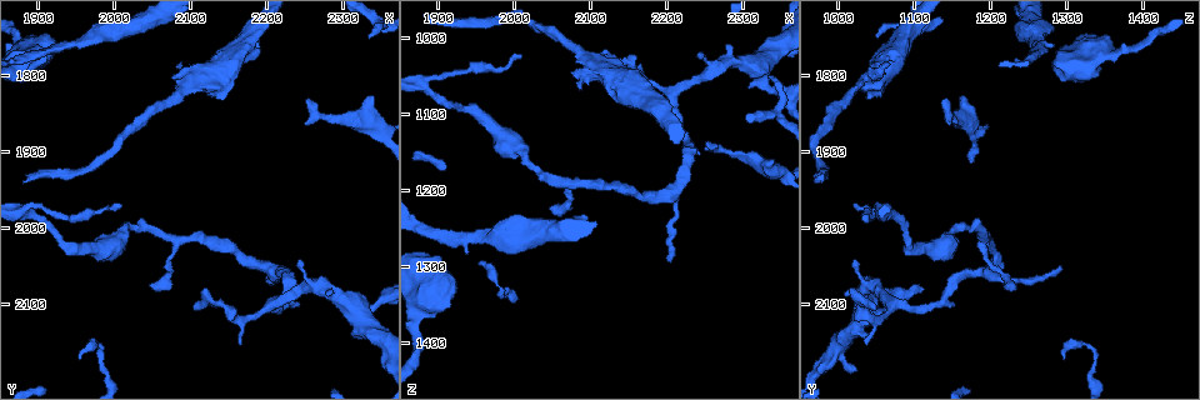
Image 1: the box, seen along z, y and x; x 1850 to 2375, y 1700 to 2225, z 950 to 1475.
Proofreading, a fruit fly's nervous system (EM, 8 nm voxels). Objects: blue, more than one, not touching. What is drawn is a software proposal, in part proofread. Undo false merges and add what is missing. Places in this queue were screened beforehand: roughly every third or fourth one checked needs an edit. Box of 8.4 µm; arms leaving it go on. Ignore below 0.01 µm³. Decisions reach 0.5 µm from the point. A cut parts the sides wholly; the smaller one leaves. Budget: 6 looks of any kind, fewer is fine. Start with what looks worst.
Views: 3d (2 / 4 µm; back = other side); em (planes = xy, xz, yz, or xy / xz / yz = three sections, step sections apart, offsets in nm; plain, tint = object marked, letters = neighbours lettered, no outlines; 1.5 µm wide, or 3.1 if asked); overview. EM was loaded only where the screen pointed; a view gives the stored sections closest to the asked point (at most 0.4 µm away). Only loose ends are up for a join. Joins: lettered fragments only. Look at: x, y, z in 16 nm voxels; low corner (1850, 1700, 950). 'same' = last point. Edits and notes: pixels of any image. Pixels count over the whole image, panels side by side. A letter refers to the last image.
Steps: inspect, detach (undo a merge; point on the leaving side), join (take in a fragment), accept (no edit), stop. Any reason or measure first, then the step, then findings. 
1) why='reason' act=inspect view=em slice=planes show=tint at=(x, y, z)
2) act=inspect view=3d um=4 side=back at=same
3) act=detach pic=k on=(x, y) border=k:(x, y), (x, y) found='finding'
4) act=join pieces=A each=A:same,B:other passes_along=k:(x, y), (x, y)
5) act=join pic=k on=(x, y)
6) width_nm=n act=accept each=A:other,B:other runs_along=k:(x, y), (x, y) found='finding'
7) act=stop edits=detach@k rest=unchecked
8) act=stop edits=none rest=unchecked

act=inspect view=3d um=2 at=(1985, 2180, 1340)

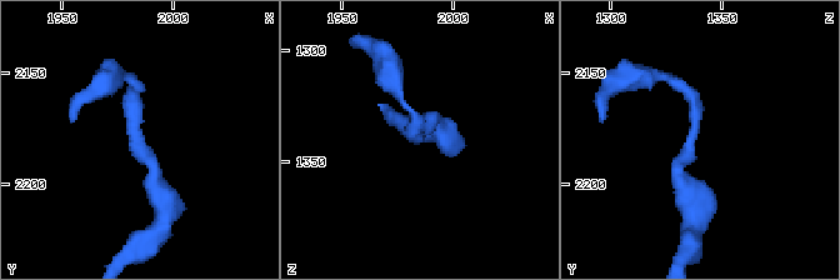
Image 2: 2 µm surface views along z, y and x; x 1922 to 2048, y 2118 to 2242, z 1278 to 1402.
why='need the tissue' act=inspect view=em slice=planes show=letters at=(1984, 2176, 1338)

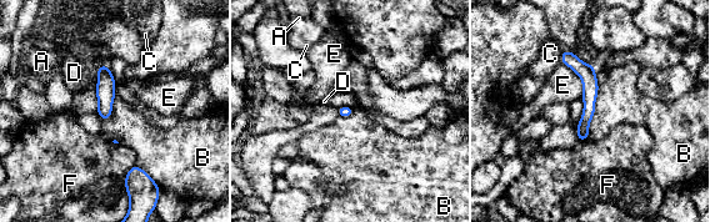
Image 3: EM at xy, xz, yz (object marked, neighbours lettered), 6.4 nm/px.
width_nm=70 act=accept each=A:other,B:other,C:other,D:other,E:other,F:other found='continuous, no second cell'

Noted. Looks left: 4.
why='tapers out' act=inspect view=3d um=4 side=back at=(2105, 2100, 1045)

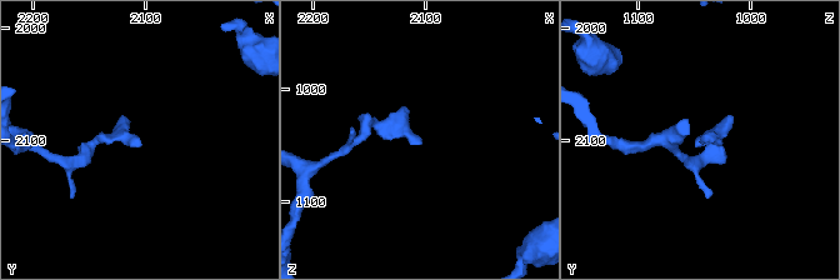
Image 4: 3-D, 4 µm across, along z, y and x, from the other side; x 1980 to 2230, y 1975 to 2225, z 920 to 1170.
act=inspect view=em slice=planes show=letters at=(2106, 2104, 1050)

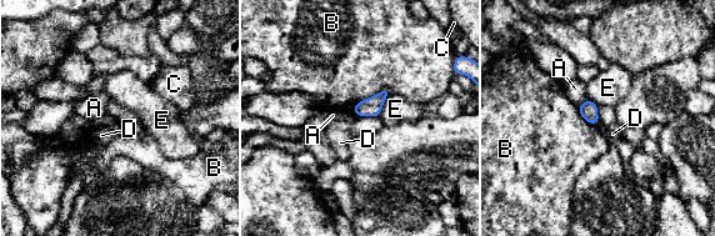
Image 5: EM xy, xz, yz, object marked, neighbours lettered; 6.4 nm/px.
act=accept each=A:other,B:other,C:other,D:other,E:other border=5:(351, 111), (356, 115) found='no lettered fragment goes on from it'

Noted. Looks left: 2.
why='an open end' act=inspect view=em slice=yz step=8 show=letters at=(1920, 1760, 1340)

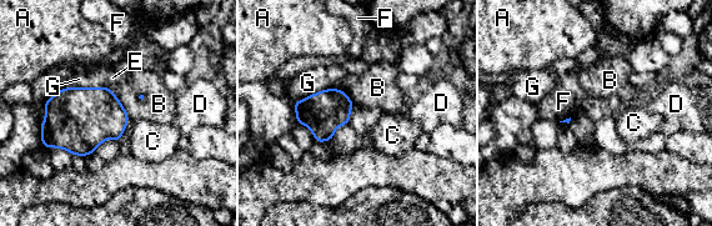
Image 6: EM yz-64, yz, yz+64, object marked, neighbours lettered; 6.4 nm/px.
act=inspect view=em slice=xy step=8 show=letters at=same

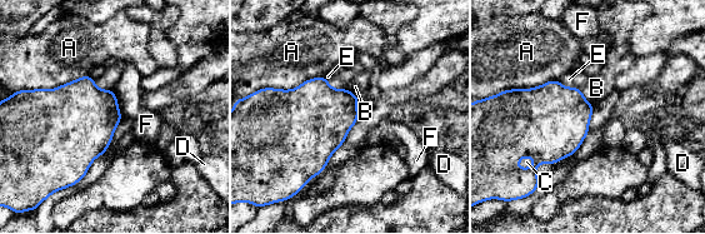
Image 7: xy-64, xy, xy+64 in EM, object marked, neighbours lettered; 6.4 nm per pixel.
act=accept each=A:other,B:other,C:other,D:other,E:other,F:other found='none of them fits'

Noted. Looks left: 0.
act=stop edits=none rest=unchecked

